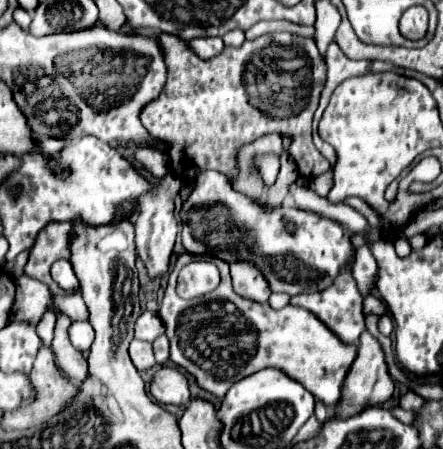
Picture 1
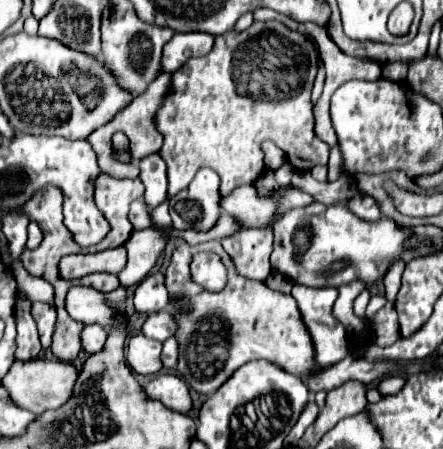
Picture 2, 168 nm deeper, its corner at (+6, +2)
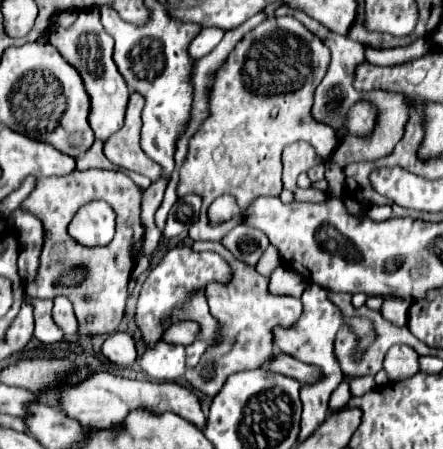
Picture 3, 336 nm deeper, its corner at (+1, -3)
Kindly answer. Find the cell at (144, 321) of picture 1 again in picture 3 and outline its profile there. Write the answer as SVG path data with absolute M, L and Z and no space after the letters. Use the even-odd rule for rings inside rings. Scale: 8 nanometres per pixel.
M179 321L179 323L171 325L165 331L163 341L175 343L175 345L191 345L191 341L195 341L197 333L199 333L199 323L195 323L195 321Z

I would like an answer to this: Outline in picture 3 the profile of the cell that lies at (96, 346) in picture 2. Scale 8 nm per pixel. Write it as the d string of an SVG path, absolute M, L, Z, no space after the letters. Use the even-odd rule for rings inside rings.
M113 333L101 347L103 355L113 363L121 367L129 367L137 359L137 347L135 339L127 333Z

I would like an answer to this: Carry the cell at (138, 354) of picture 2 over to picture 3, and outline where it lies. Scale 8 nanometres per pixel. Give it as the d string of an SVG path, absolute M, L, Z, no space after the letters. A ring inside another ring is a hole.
M161 341L139 357L139 367L157 381L177 381L187 369L185 359L187 355L183 345L171 345Z

